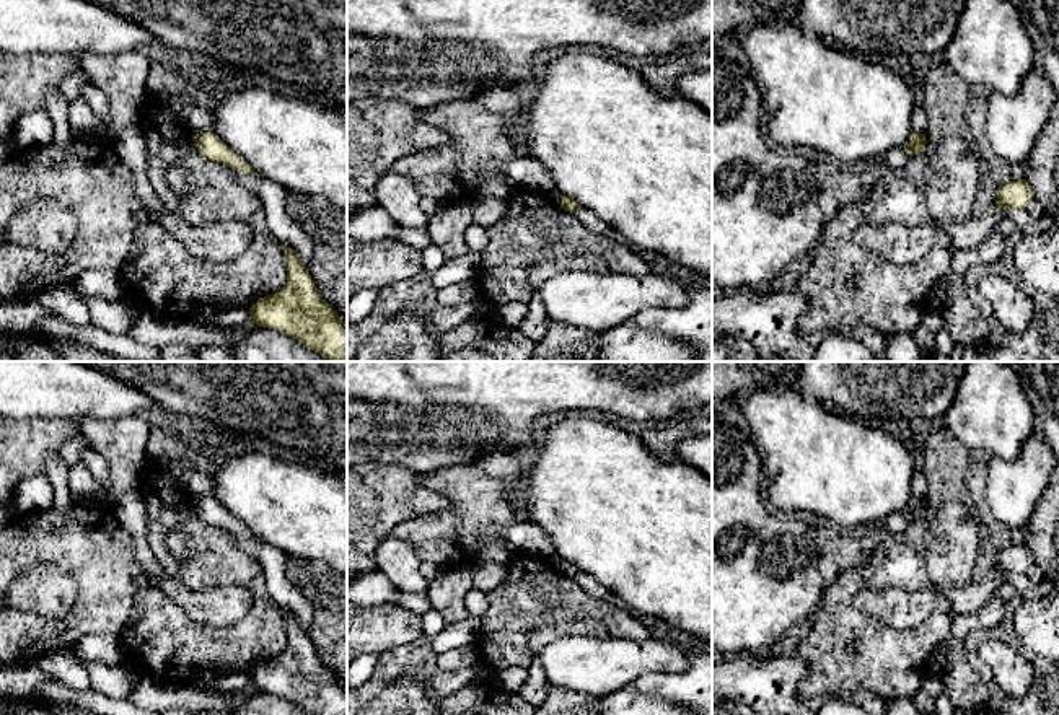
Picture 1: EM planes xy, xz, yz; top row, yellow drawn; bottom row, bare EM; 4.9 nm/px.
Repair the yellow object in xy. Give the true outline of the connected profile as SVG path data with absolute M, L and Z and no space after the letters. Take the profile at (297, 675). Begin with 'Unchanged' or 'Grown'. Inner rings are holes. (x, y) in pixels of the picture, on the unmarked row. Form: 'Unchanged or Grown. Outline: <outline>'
Unchanged. Outline: M282 609L287 648L257 665L249 679L259 692L283 697L311 715L347 715L347 687L319 660L308 634L292 612Z

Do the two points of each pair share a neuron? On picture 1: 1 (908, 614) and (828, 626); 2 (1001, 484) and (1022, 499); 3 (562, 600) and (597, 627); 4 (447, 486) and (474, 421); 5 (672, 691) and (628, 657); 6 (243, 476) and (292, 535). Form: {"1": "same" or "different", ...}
{"1": "different", "2": "same", "3": "different", "4": "different", "5": "different", "6": "same"}

